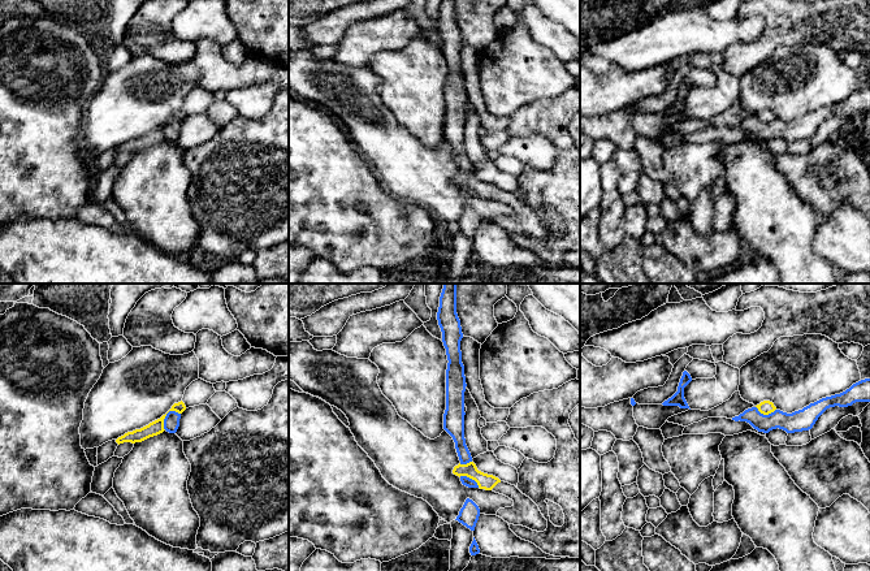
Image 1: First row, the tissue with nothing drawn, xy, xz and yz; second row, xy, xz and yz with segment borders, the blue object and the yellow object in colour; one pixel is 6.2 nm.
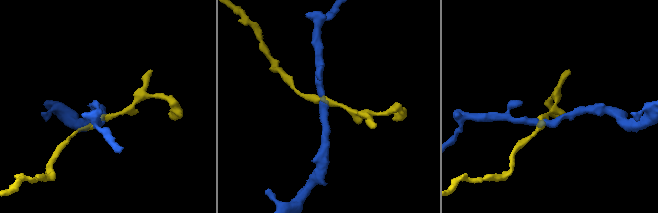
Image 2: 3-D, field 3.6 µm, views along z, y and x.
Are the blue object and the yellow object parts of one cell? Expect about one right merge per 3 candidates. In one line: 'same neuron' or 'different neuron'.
different neuron

